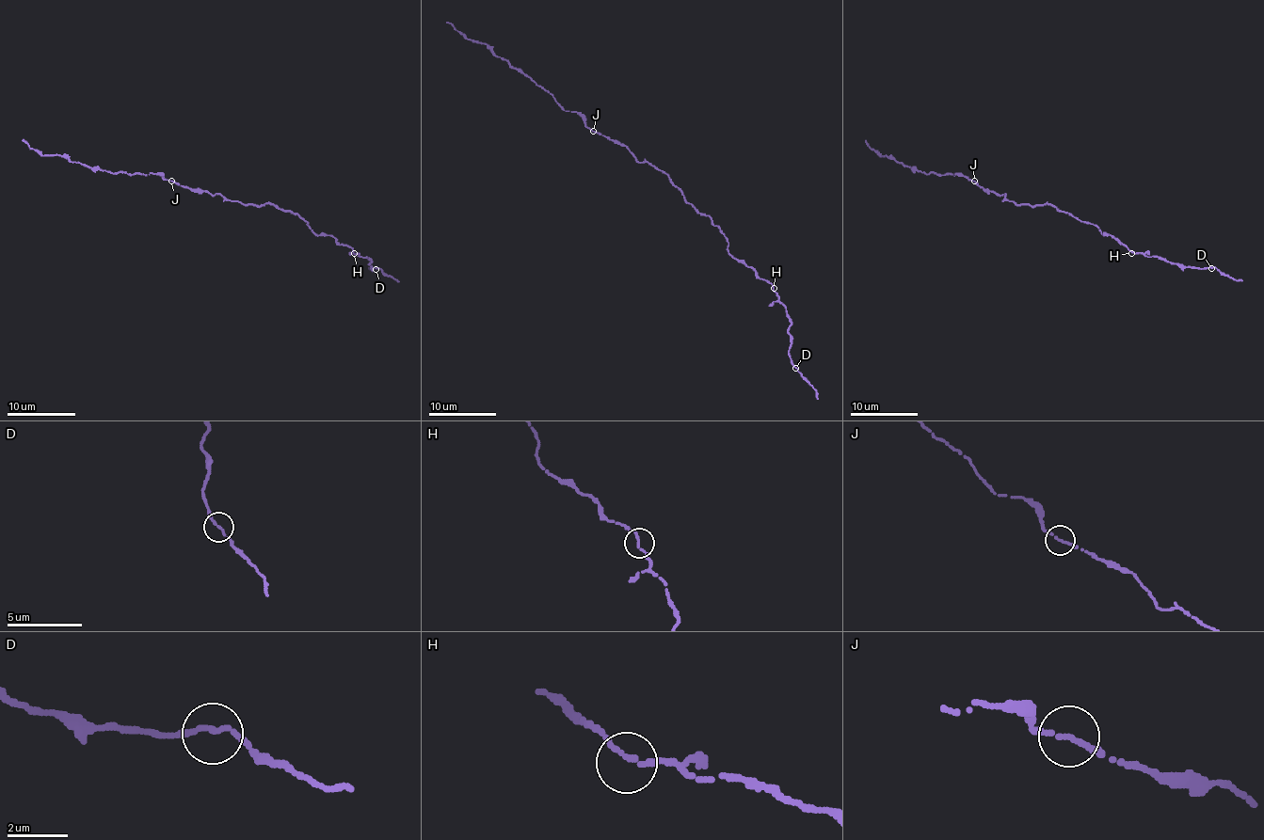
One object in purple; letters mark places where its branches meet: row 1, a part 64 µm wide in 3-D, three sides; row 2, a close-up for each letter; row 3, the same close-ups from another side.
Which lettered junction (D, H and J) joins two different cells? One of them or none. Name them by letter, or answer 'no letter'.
no letter

